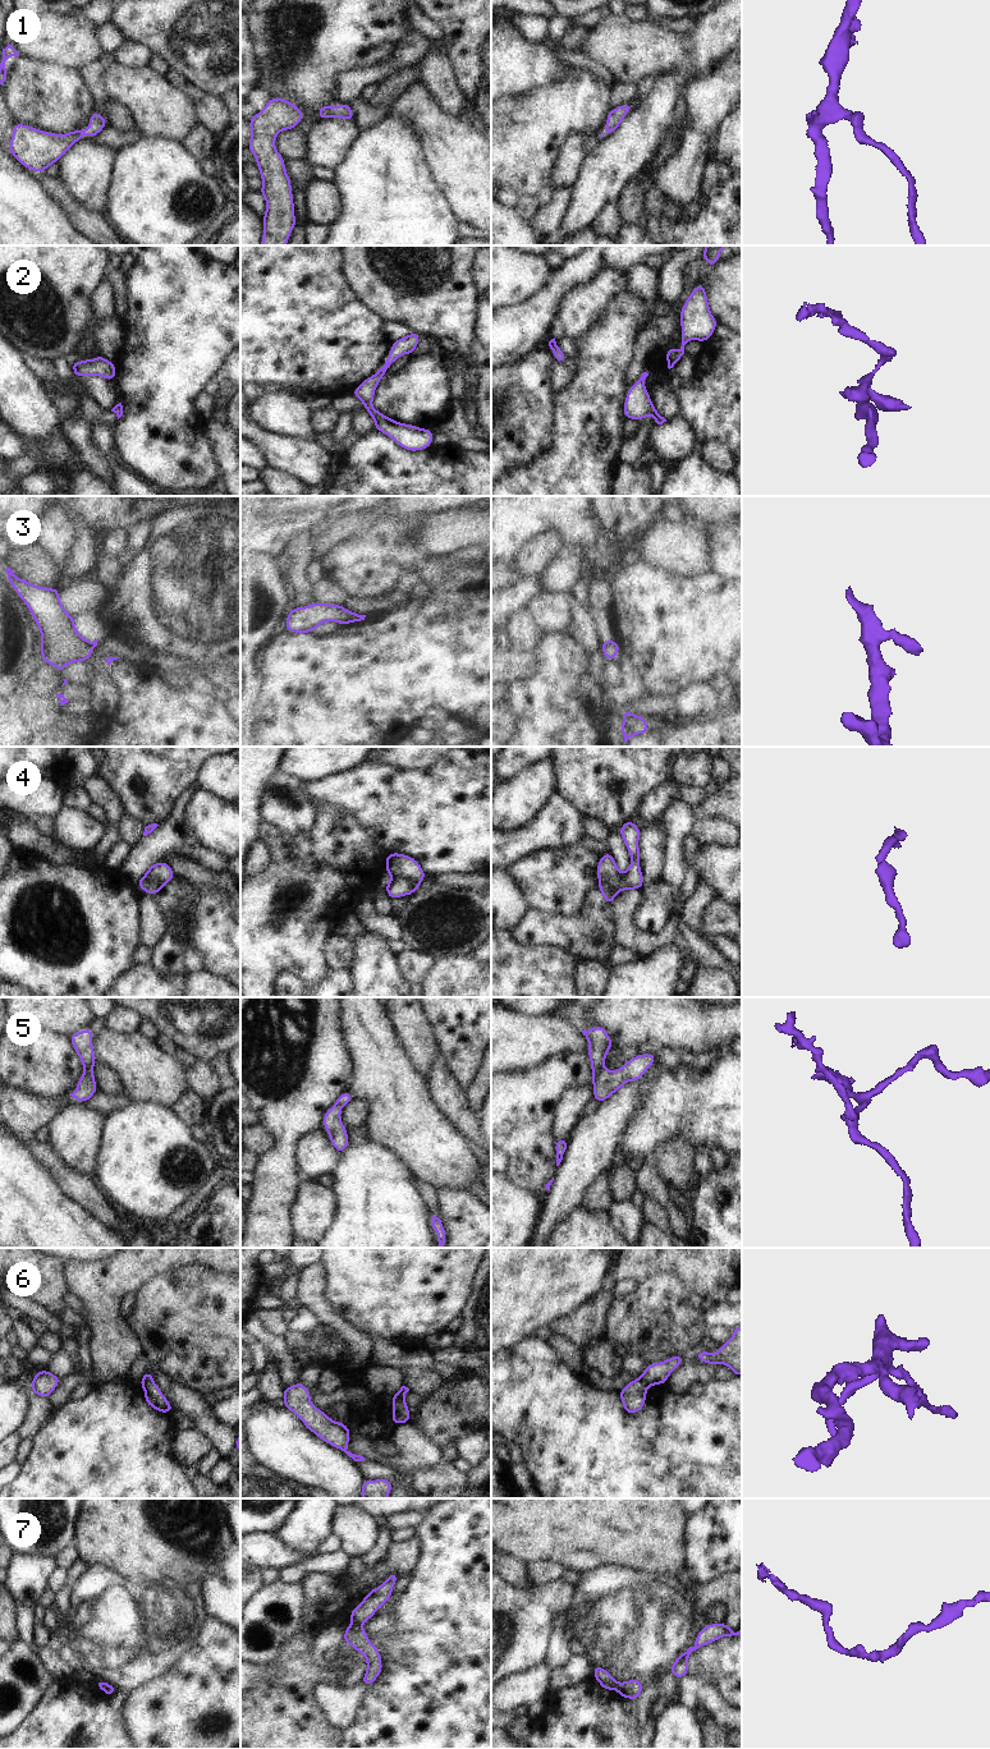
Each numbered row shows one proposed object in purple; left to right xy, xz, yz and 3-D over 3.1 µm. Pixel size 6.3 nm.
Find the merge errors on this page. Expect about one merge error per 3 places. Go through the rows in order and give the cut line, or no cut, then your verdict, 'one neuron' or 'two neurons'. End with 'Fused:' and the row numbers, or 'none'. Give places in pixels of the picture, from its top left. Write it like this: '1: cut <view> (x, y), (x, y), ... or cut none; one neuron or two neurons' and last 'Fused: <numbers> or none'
1: cut none; one neuron
2: cut none; one neuron
3: cut none; one neuron
4: cut xy (143, 877), (150, 884), (161, 887); two neurons
5: cut yz (604, 1068), (592, 1086); two neurons
6: cut xz (393, 1399), (403, 1401); two neurons
7: cut xz (352, 1623), (360, 1624); two neurons
Fused: 4, 5, 6, 7

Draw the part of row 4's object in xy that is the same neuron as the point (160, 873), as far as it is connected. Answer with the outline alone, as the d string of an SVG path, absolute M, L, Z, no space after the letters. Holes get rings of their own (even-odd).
M157 862L150 866L143 877L136 882L139 885L141 890L145 891L147 883L155 887L164 887L173 878L177 878L173 869L166 862Z

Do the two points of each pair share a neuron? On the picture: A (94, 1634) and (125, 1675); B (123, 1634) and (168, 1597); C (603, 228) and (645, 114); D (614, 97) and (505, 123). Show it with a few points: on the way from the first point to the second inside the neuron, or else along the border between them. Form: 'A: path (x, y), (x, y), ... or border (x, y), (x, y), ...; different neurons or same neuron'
A: path (104, 1644), (124, 1665); same neuron
B: path (134, 1630), (156, 1609); same neuron
C: border (617, 202), (609, 203), (591, 224); different neurons
D: path (587, 101), (560, 108), (539, 123), (532, 123); same neuron

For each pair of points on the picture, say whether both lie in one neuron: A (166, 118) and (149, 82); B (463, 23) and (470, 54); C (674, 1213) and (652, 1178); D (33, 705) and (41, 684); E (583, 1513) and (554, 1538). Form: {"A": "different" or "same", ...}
{"A": "same", "B": "same", "C": "same", "D": "different", "E": "same"}

